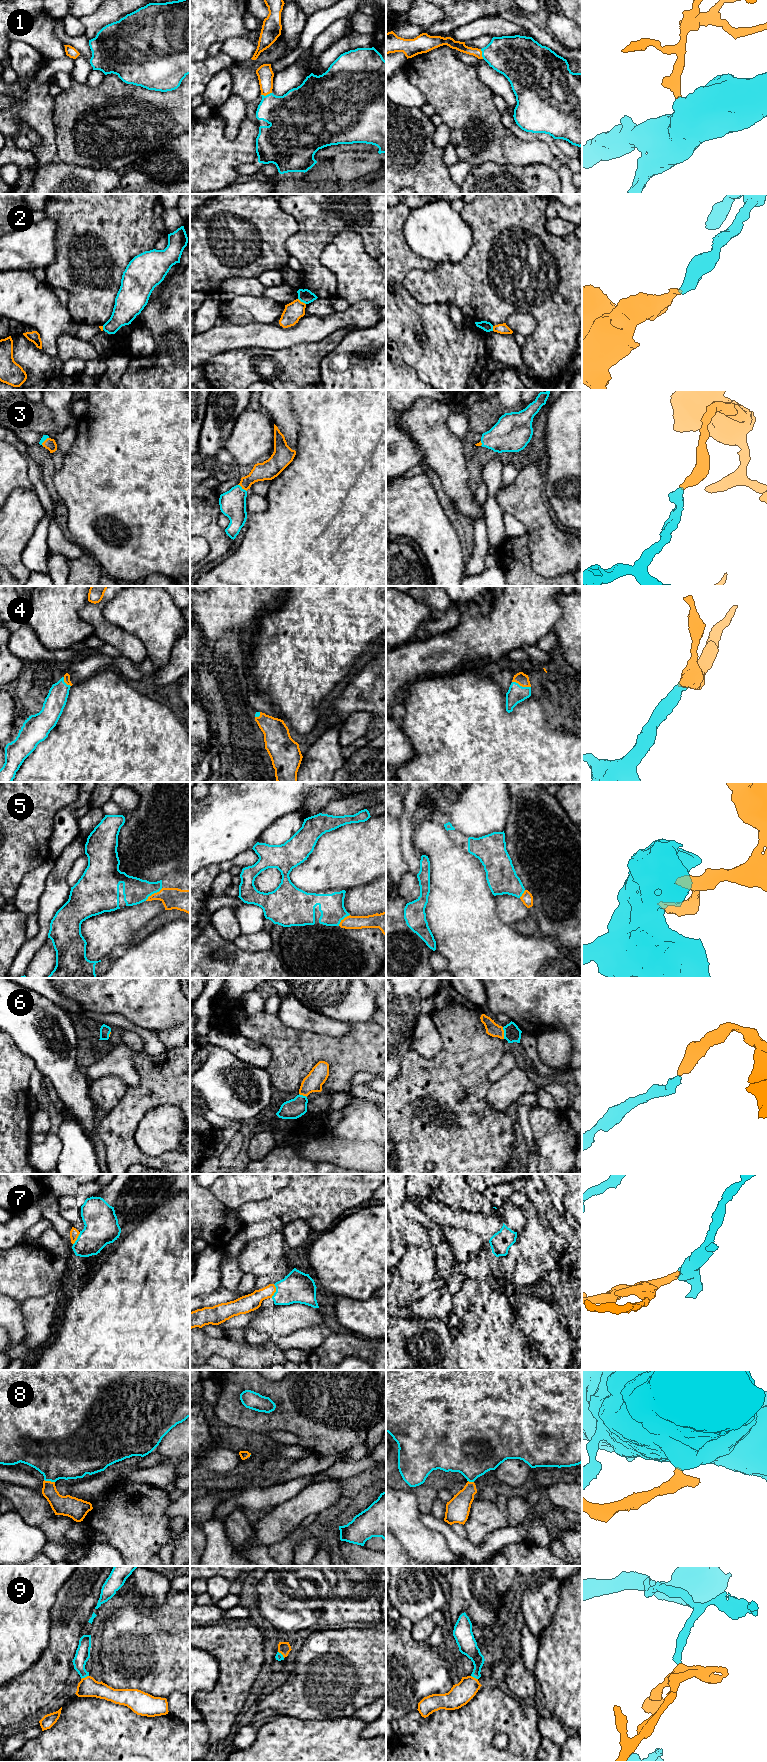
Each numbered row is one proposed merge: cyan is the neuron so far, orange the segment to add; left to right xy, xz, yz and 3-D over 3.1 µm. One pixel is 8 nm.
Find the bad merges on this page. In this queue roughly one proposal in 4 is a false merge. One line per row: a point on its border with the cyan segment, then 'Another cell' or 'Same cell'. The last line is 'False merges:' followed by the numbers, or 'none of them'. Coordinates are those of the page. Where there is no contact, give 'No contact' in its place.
1: Touches cyan at xz (266, 95). Same cell
2: Touches cyan at xz (302, 301). Another cell
3: Touches cyan at xz (241, 487). Same cell
4: Touches cyan at yz (521, 686). Same cell
5: Touches cyan at xy (153, 893). Same cell
6: Touches cyan at yz (504, 1033). Same cell
7: Touches cyan at xz (276, 1291). Same cell
8: Touches cyan at xy (49, 1480). Same cell
9: Touches cyan at xy (84, 1677). Same cell
False merges: 2

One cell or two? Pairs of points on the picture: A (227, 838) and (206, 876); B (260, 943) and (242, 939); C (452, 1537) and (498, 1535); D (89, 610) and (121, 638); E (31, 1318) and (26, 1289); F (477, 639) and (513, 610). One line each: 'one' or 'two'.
A: two
B: one
C: one
D: one
E: two
F: one

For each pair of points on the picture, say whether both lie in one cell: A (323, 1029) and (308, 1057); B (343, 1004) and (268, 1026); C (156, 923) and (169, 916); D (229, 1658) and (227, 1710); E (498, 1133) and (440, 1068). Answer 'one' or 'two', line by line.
A: two
B: two
C: one
D: one
E: one

